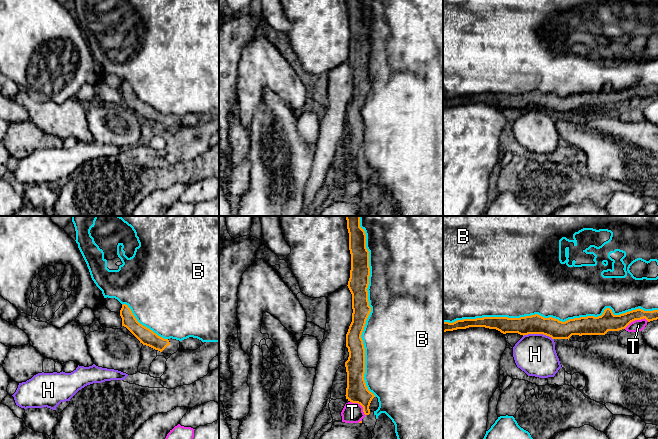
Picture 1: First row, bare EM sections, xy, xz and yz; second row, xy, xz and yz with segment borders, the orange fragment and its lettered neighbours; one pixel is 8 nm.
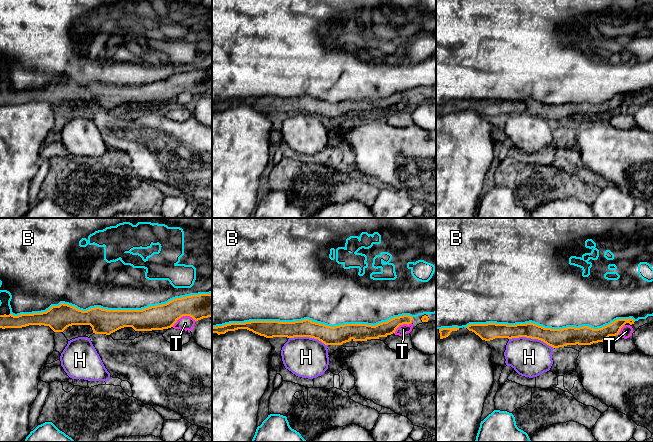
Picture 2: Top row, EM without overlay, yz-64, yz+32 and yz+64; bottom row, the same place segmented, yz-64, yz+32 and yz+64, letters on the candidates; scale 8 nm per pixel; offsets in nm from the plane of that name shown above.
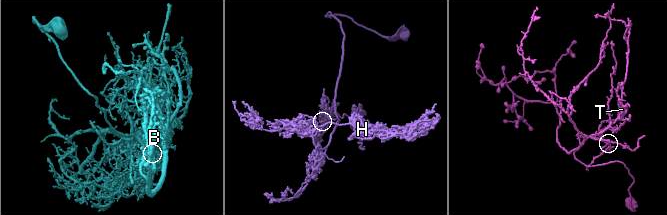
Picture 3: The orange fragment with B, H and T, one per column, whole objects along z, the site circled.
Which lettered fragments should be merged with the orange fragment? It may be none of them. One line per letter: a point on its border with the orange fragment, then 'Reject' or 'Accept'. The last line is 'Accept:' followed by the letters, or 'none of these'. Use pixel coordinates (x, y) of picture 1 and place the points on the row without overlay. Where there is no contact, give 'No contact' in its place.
B: Touches orange at yz (551, 93). Reject
H: Touches orange at yz (538, 109). Reject
T: Touches orange at yz (636, 95). Reject
Accept: none of these

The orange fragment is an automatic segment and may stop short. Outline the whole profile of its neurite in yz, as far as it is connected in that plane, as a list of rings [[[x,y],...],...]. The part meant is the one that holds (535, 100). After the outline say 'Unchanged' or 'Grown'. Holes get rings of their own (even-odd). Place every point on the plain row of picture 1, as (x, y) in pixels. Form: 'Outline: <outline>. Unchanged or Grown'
Outline: [[[606,84],[601,92],[587,92],[569,95],[565,98],[538,90],[520,94],[483,93],[476,95],[457,96],[453,99],[443,98],[443,108],[469,103],[485,103],[496,105],[503,110],[518,109],[520,111],[543,110],[552,115],[568,115],[572,111],[605,111],[608,107],[625,105],[635,96],[646,95],[648,98],[658,95],[658,86],[632,86],[620,91],[614,91]]]. Unchanged

